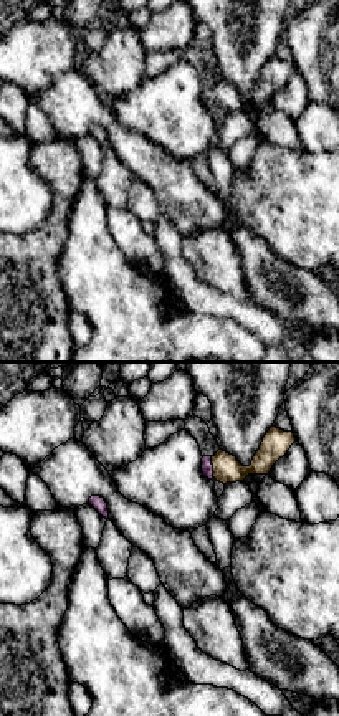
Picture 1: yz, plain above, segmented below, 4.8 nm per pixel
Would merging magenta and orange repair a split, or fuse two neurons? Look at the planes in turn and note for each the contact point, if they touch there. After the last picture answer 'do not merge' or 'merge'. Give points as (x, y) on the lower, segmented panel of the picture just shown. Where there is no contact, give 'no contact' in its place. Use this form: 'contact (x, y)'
contact (212, 468)

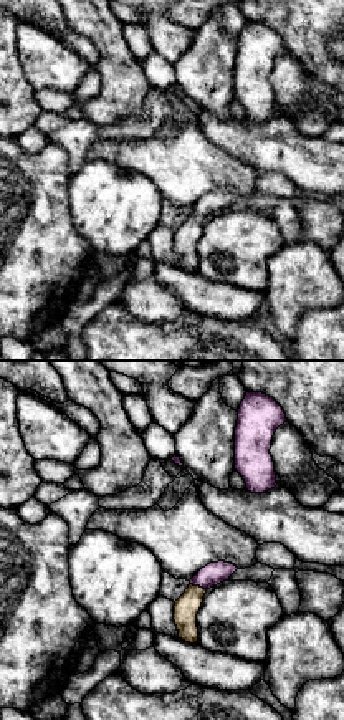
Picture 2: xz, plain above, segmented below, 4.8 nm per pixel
contact (199, 585)

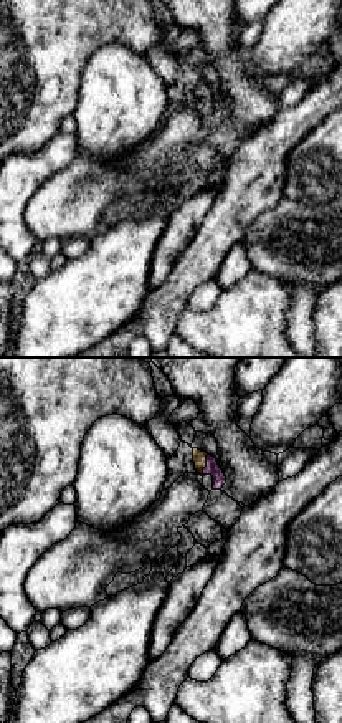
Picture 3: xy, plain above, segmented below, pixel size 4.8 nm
contact (207, 464)

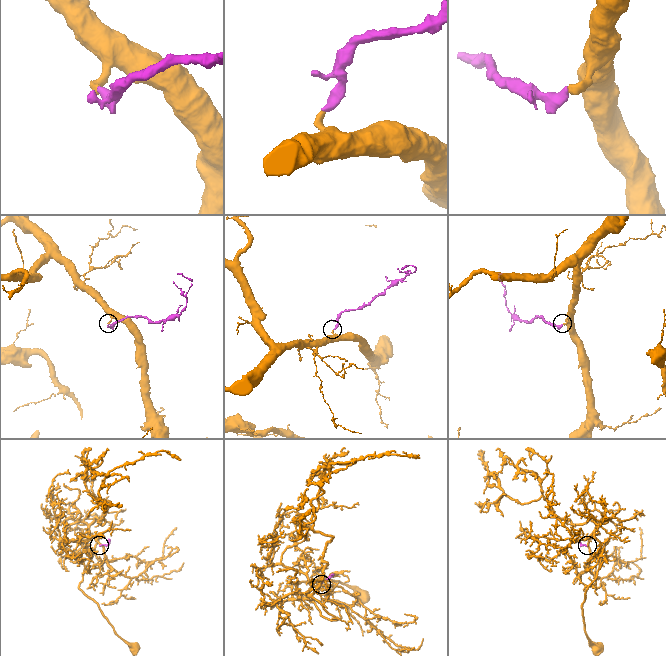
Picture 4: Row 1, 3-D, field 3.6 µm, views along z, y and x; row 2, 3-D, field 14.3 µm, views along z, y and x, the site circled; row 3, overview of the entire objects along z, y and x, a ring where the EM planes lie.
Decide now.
merge

